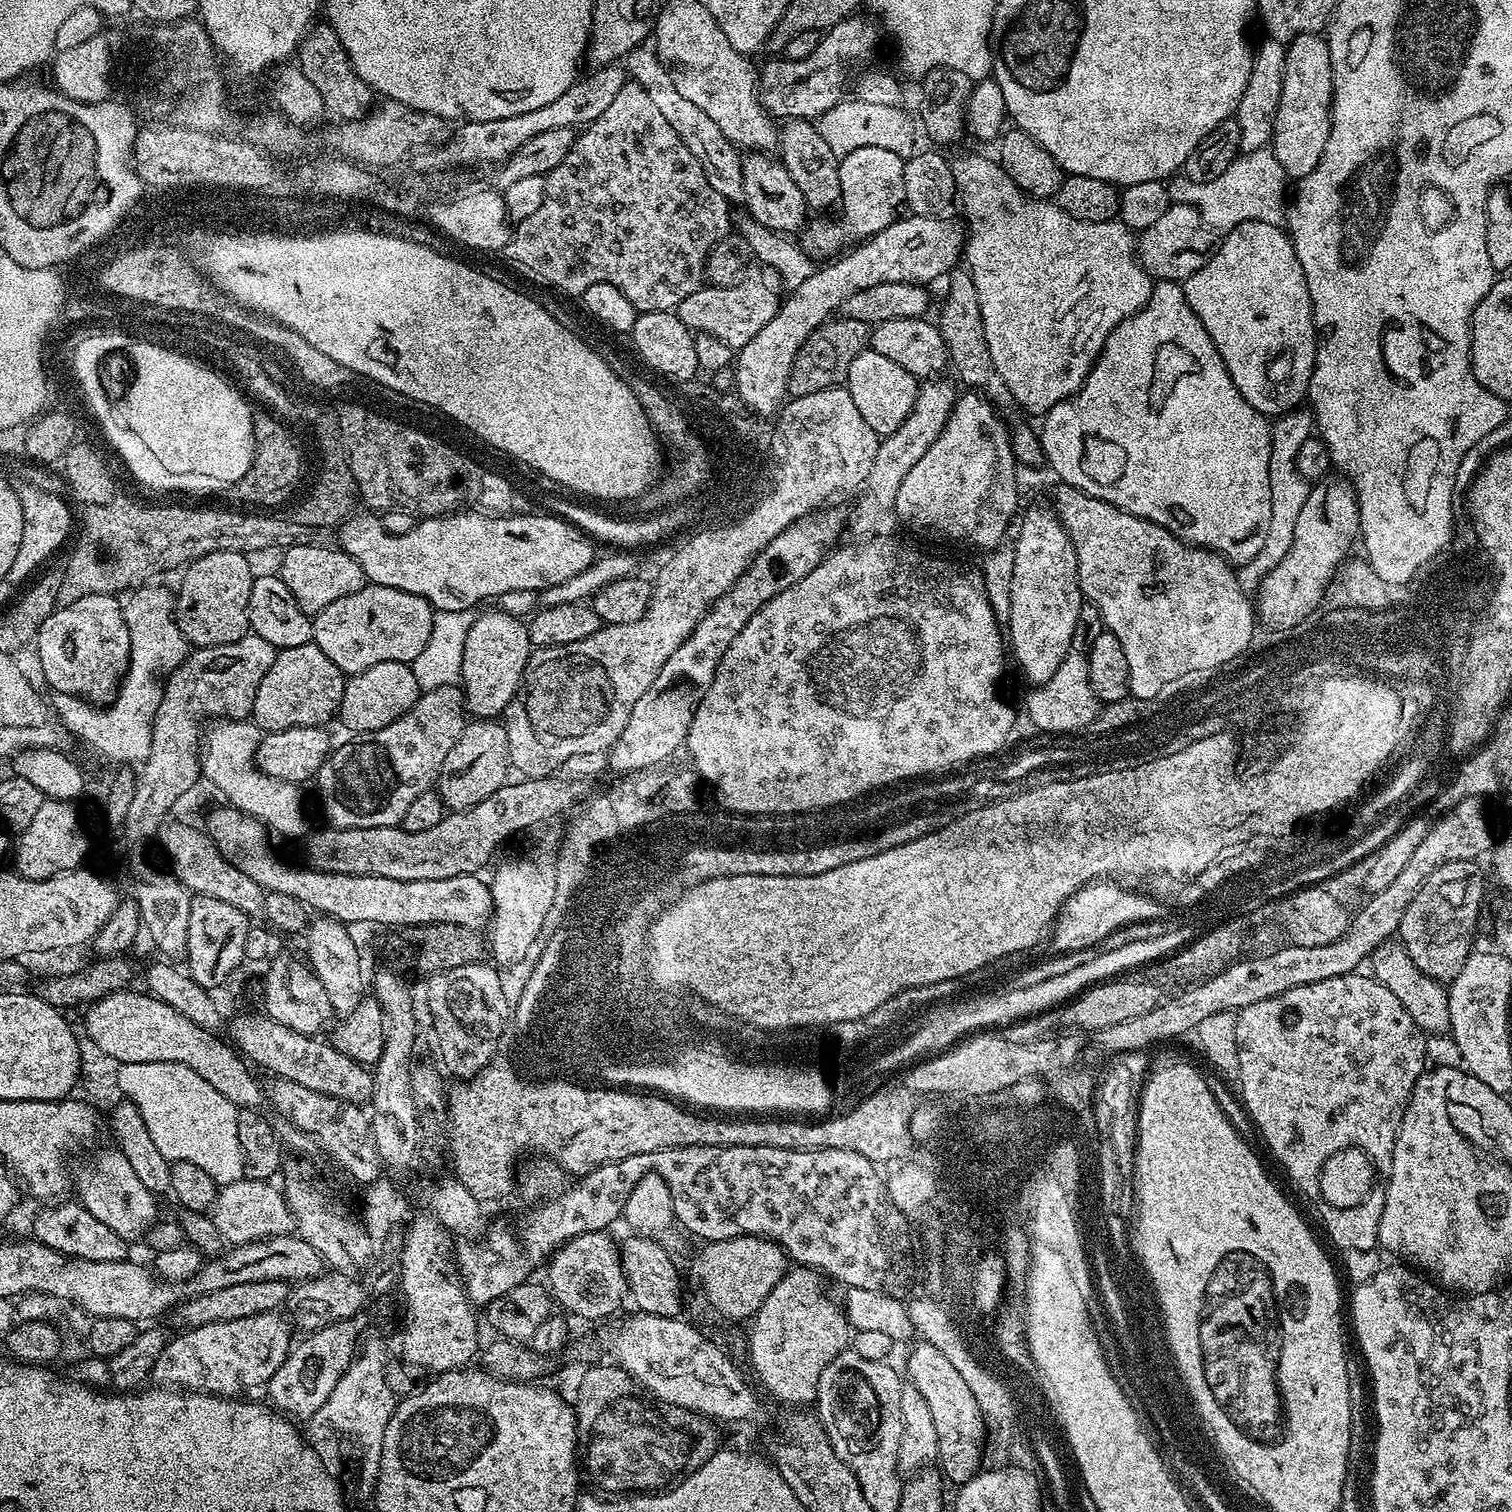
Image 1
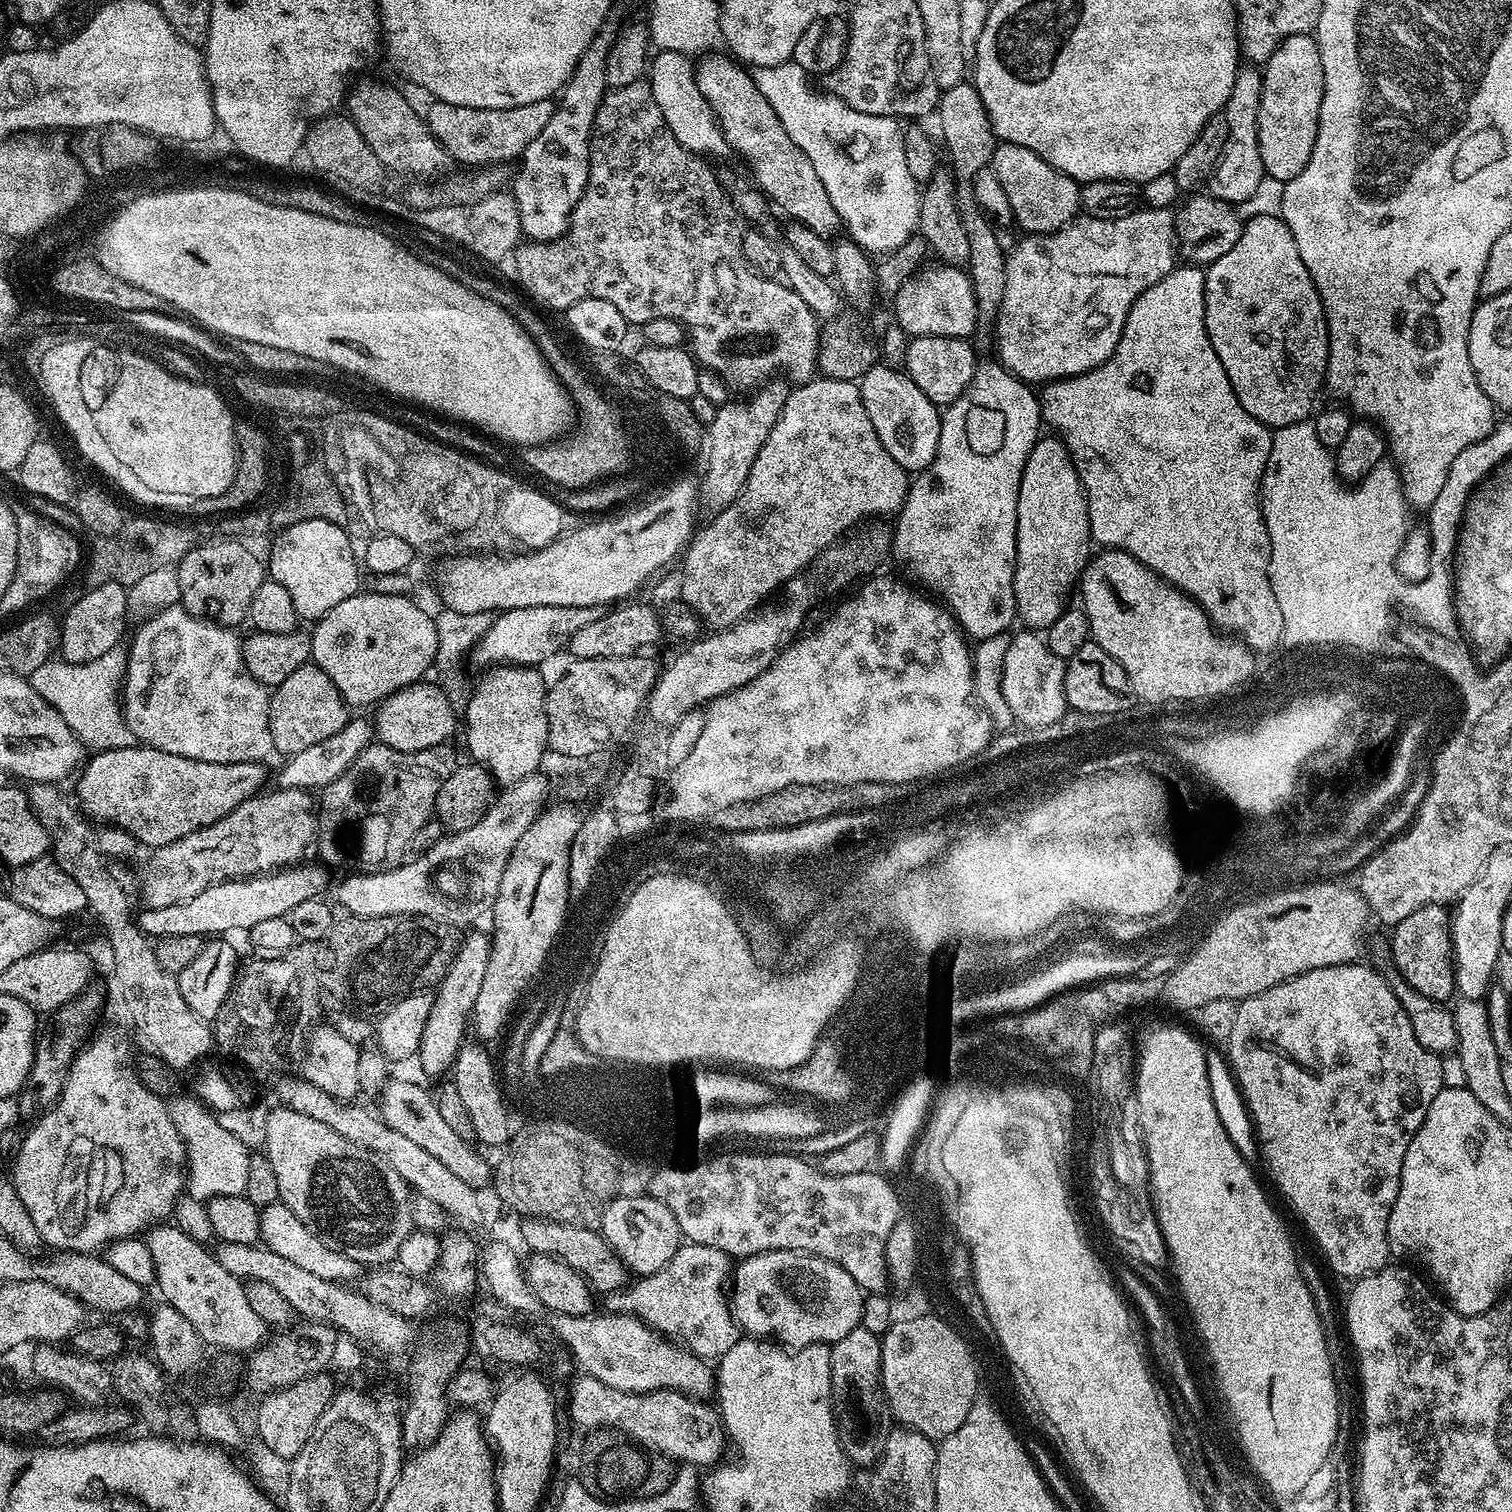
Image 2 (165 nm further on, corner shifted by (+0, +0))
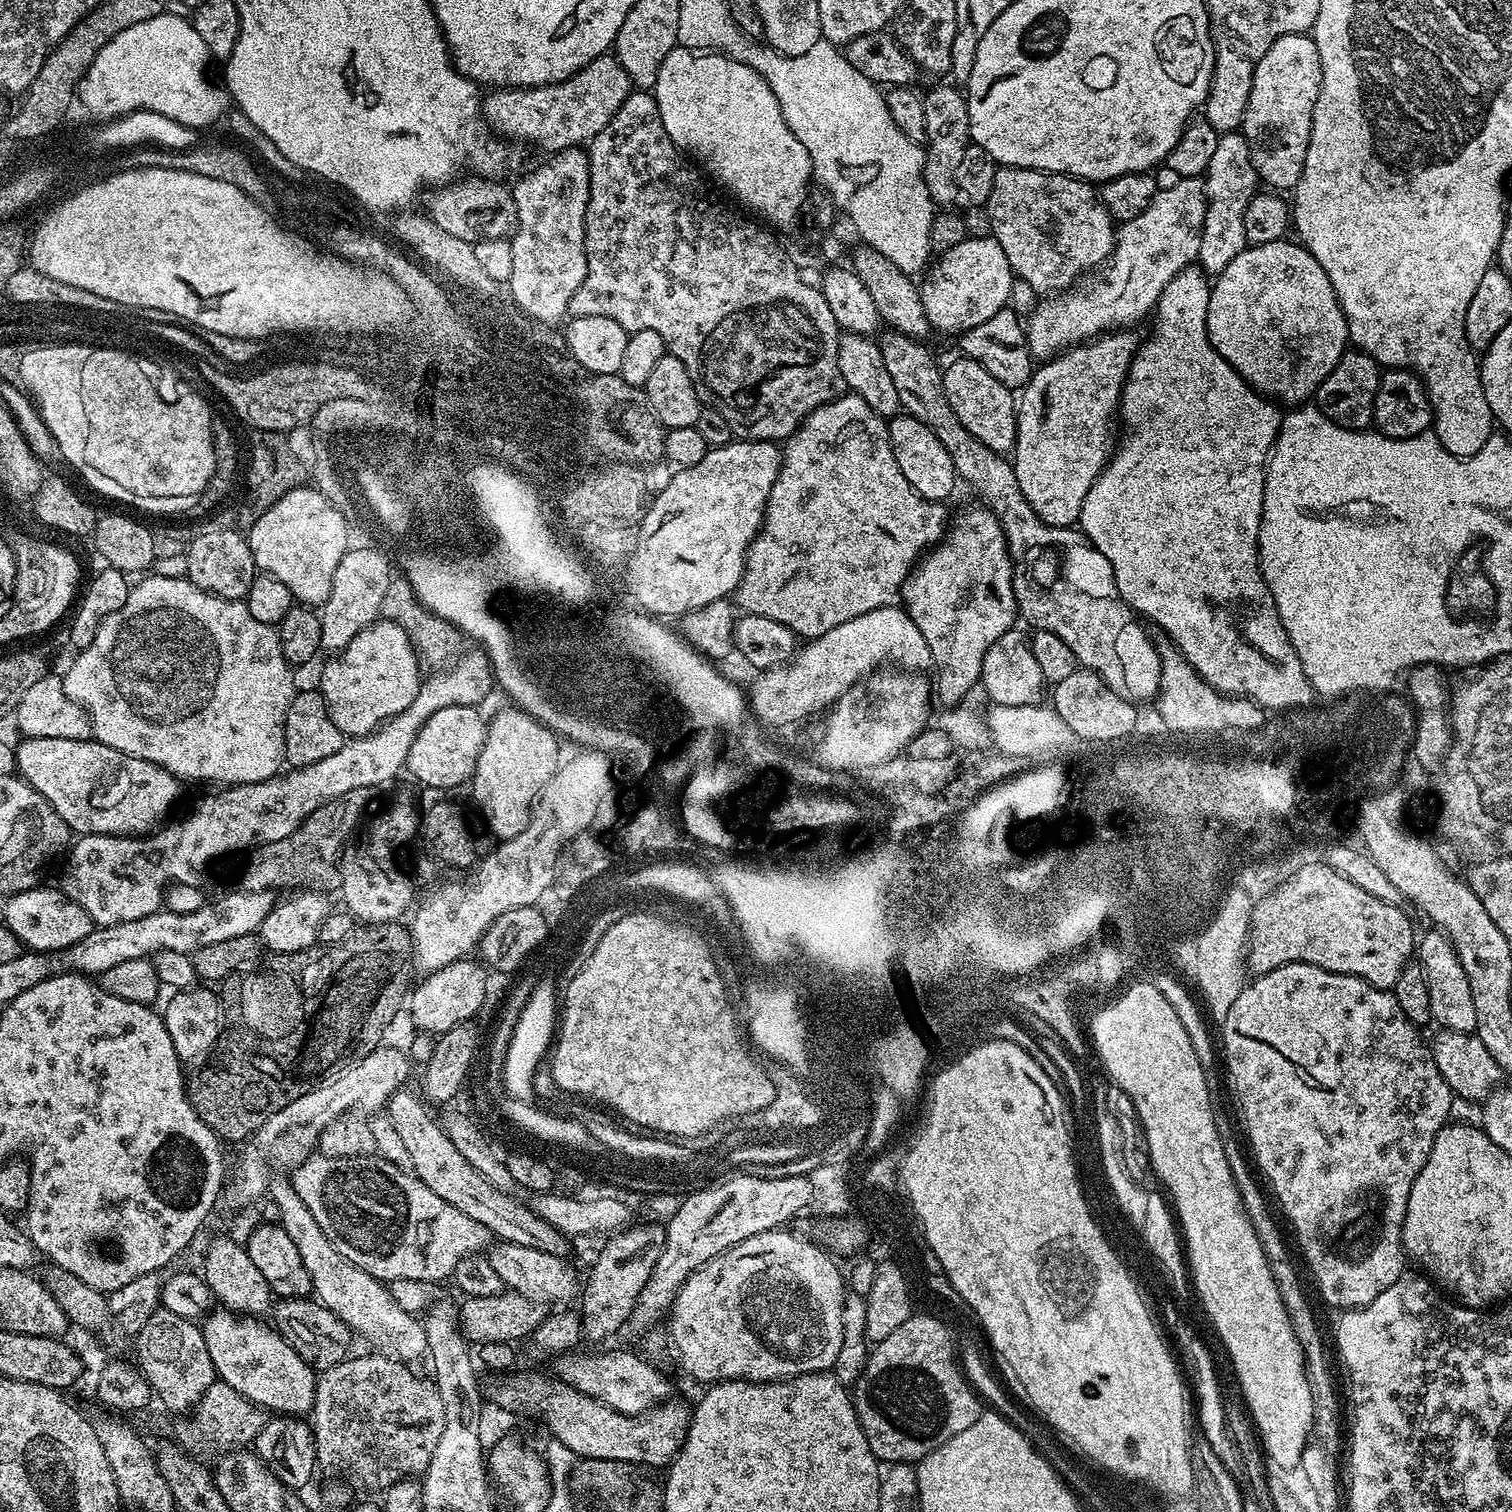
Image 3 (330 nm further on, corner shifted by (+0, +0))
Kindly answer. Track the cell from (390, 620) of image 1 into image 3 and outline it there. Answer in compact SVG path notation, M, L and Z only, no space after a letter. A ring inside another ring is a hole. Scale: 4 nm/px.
M377 619L376 623L349 640L324 668L318 691L323 696L334 726L345 737L367 736L381 727L382 722L407 711L422 683L421 661L412 647L412 637L392 620Z

